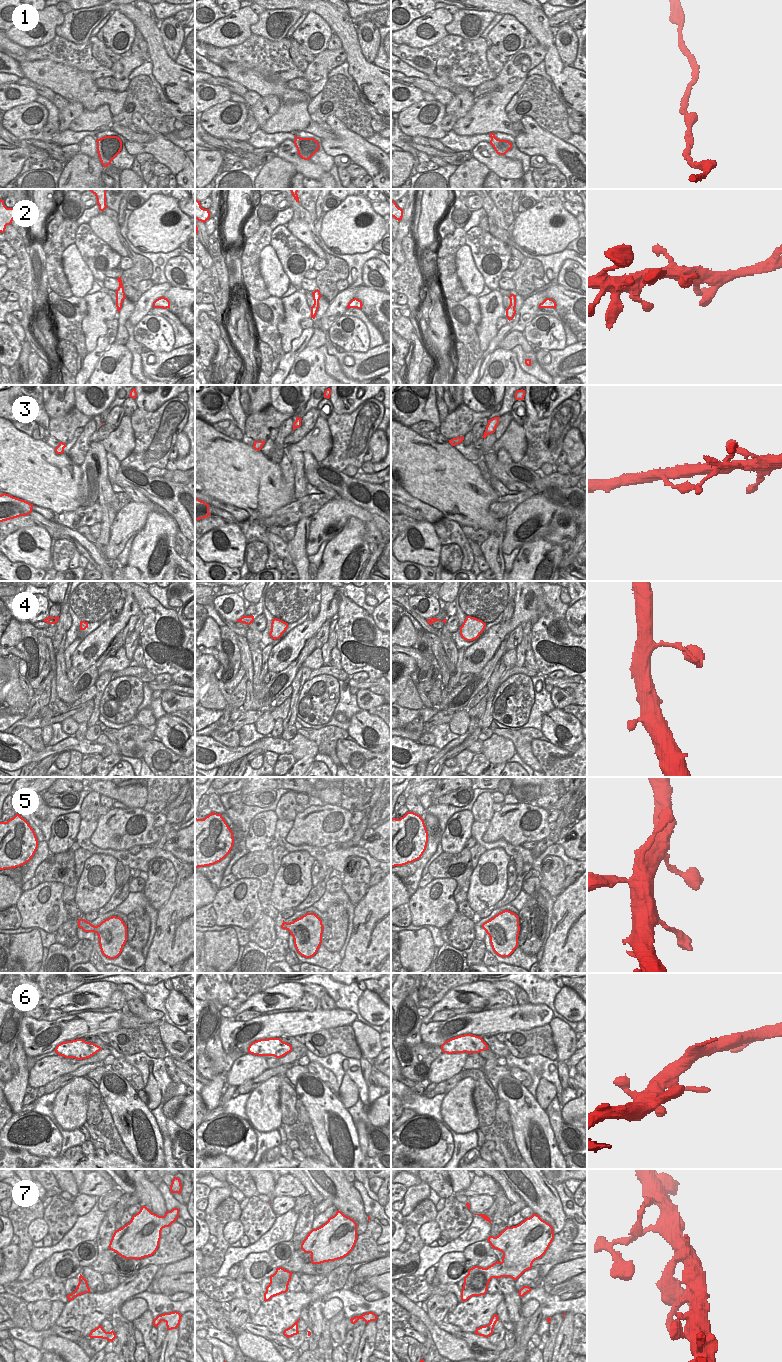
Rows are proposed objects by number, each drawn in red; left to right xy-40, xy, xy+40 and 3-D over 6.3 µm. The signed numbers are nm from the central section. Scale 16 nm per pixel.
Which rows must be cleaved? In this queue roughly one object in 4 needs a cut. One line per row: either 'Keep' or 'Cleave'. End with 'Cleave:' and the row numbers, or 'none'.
1: Keep
2: Keep
3: Keep
4: Keep
5: Keep
6: Keep
7: Keep
Cleave: none

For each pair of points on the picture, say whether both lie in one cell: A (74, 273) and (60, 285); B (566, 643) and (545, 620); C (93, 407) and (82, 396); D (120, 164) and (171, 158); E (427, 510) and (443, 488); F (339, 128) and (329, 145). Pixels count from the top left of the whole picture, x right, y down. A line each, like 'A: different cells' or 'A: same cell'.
A: different cells
B: same cell
C: same cell
D: different cells
E: different cells
F: same cell

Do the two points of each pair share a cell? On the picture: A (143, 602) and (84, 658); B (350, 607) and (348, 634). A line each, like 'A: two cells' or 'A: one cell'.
A: two cells
B: one cell

